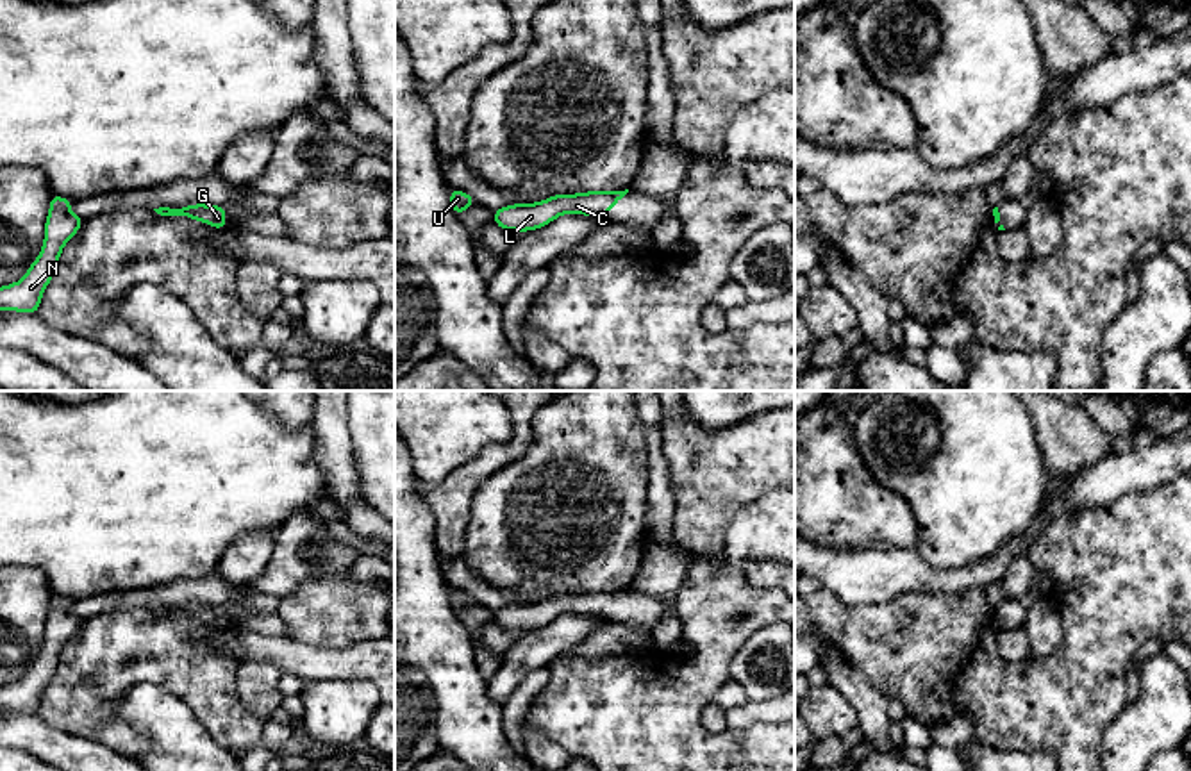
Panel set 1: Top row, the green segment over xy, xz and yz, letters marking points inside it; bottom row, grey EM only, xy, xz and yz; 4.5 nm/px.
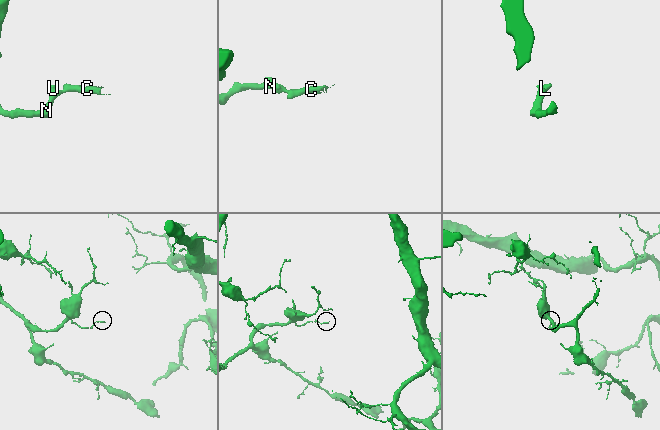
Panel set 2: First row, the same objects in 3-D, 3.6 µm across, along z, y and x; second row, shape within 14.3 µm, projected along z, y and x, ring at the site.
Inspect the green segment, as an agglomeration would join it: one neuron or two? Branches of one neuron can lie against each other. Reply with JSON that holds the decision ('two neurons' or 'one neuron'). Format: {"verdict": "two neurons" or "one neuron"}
{"verdict": "one neuron"}

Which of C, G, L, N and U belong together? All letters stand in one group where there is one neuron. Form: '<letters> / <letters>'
C G L N U

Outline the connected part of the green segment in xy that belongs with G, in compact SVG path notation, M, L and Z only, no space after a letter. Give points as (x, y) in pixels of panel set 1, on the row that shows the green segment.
M191 203L191 205L186 205L180 209L159 207L154 211L161 216L186 216L186 218L193 218L200 223L212 225L218 230L227 230L225 205L207 205L207 203L195 205L195 203Z

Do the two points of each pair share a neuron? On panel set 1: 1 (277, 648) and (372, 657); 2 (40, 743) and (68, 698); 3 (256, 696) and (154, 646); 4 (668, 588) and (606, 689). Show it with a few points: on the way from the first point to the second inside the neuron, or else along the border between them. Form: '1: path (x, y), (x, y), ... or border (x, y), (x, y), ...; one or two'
1: path (300, 659), (349, 661); one
2: border (36, 714), (61, 730), (90, 739); two
3: border (238, 664), (238, 702), (245, 709), (266, 718); two
4: border (690, 566), (674, 613); two

